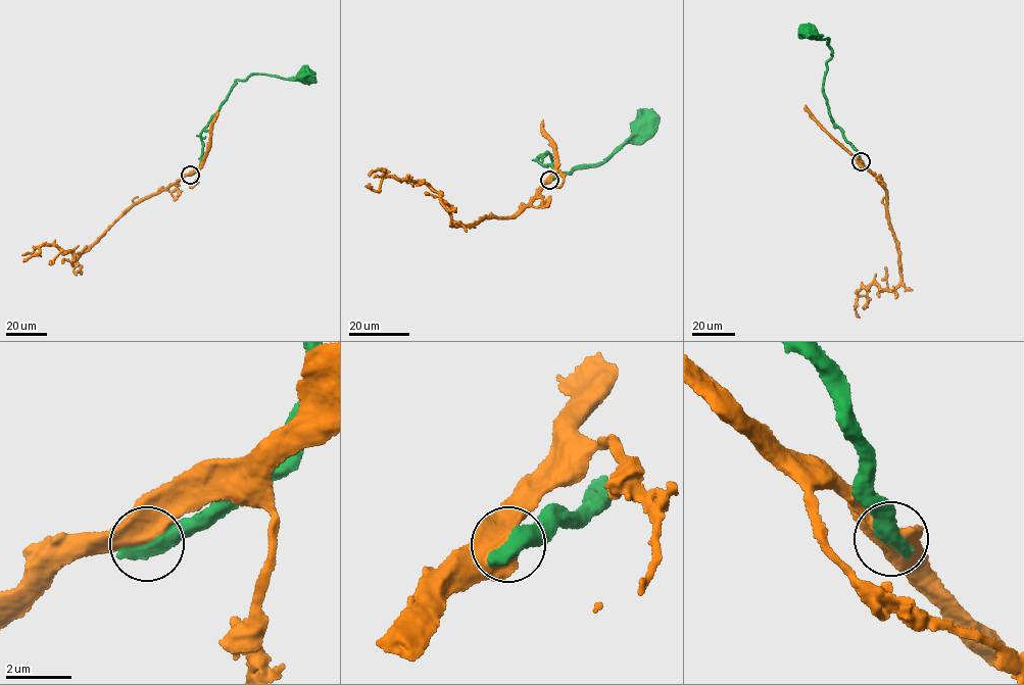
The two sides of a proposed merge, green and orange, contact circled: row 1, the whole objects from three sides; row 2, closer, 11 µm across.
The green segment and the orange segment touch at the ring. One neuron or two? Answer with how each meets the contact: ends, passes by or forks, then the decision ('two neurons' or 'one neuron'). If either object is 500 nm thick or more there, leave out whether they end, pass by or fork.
two neurons

